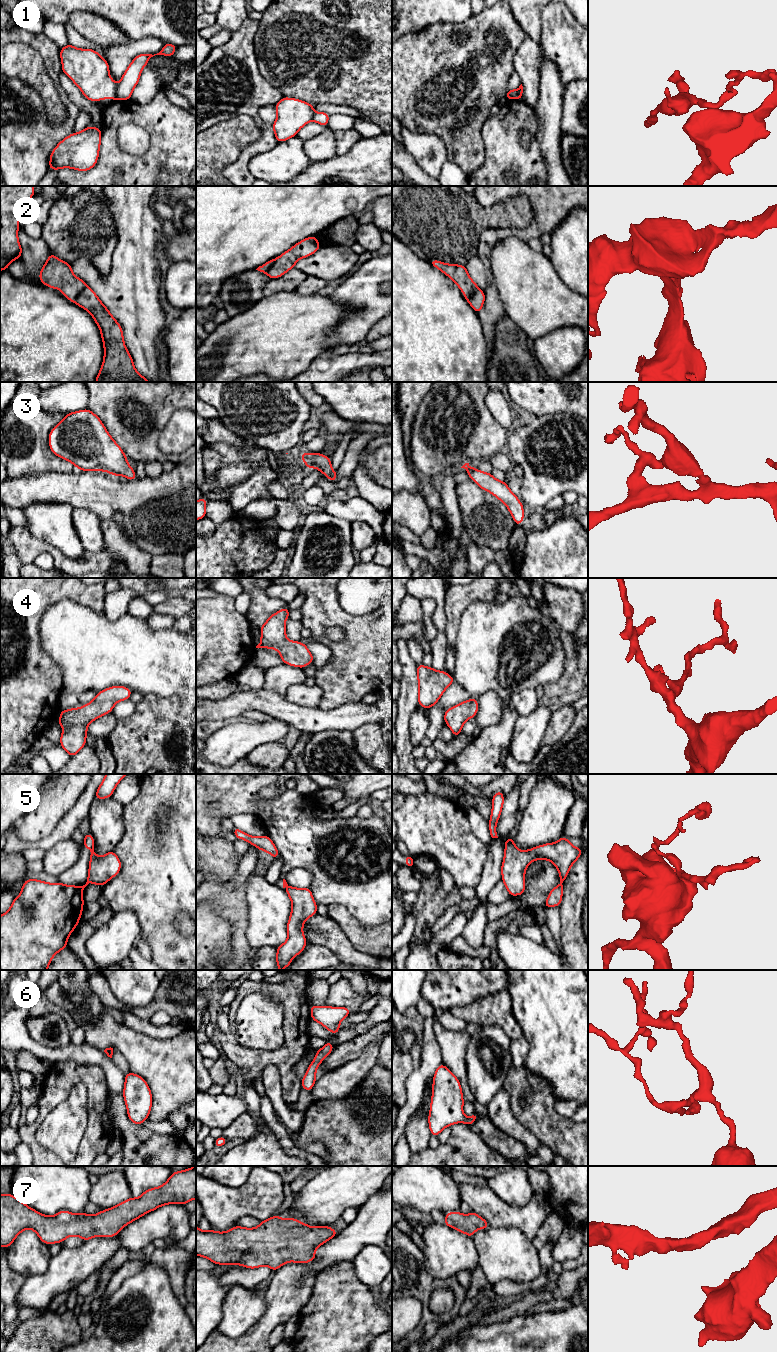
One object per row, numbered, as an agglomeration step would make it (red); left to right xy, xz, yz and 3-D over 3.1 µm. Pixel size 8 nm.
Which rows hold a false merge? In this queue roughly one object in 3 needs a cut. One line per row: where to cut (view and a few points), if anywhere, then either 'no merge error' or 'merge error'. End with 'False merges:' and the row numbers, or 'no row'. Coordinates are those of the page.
1: cut xy (116, 85), (117, 99); merge error
2: cut xy (87, 286), (80, 291), (74, 301); merge error
3: cut none; no merge error
4: cut none; no merge error
5: cut yz (507, 840), (505, 844); merge error
6: cut none; no merge error
7: cut none; no merge error
False merges: 1, 2, 5

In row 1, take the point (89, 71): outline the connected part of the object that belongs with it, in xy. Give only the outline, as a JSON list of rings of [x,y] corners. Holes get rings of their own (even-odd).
[[[71,44],[60,49],[62,72],[91,102],[117,100],[117,85],[110,77],[108,62],[93,49],[79,49]]]

